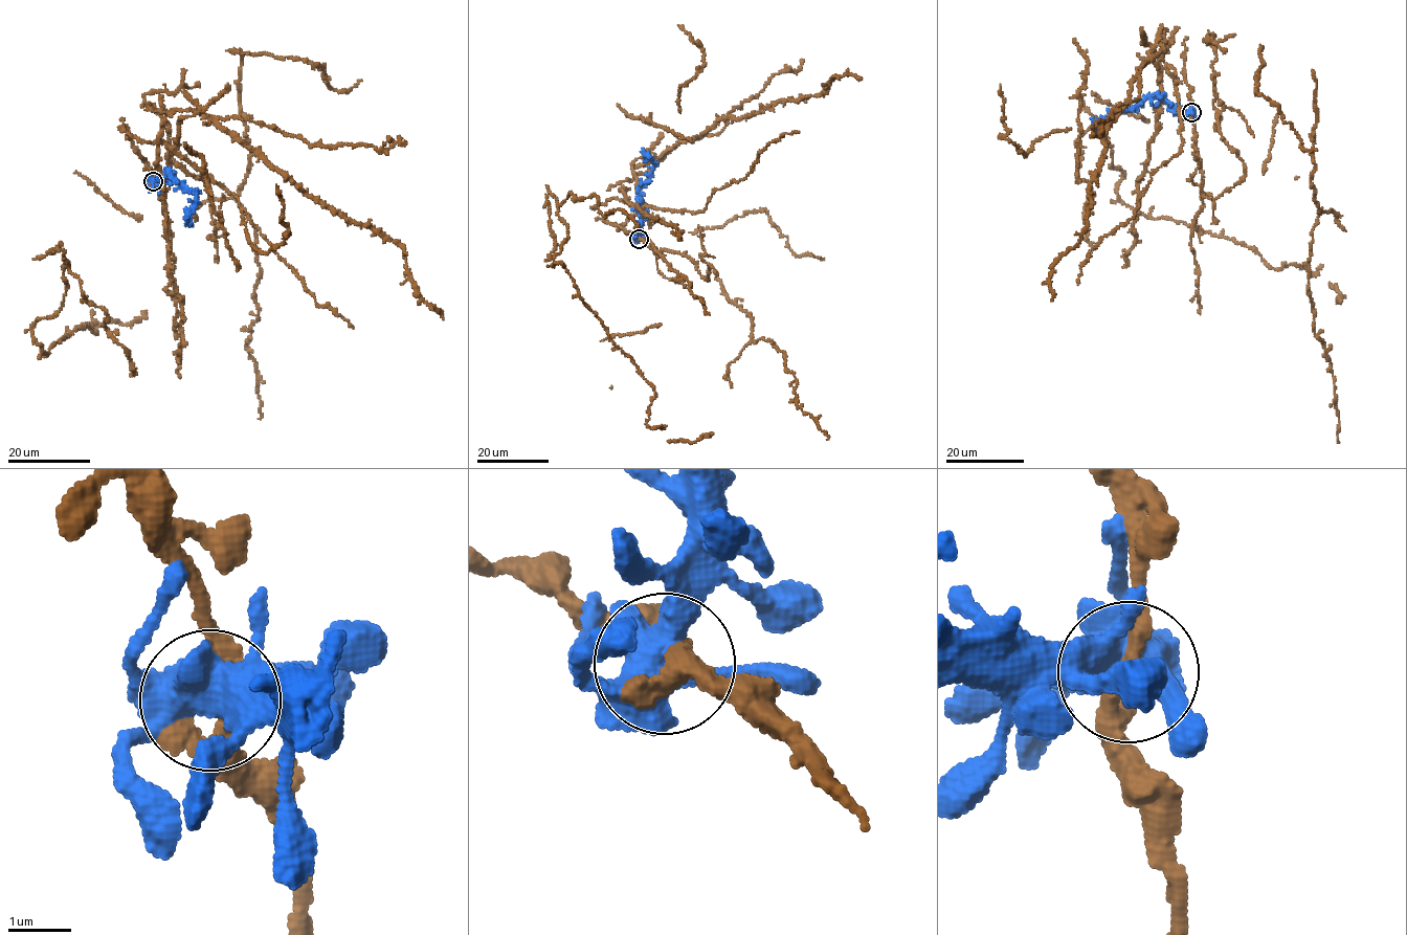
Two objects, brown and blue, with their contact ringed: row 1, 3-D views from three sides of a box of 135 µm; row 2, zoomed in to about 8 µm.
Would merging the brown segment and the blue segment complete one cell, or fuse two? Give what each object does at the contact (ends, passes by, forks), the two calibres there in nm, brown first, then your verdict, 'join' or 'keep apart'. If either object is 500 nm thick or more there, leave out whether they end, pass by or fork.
calibres 240 and 500 nm; keep apart

